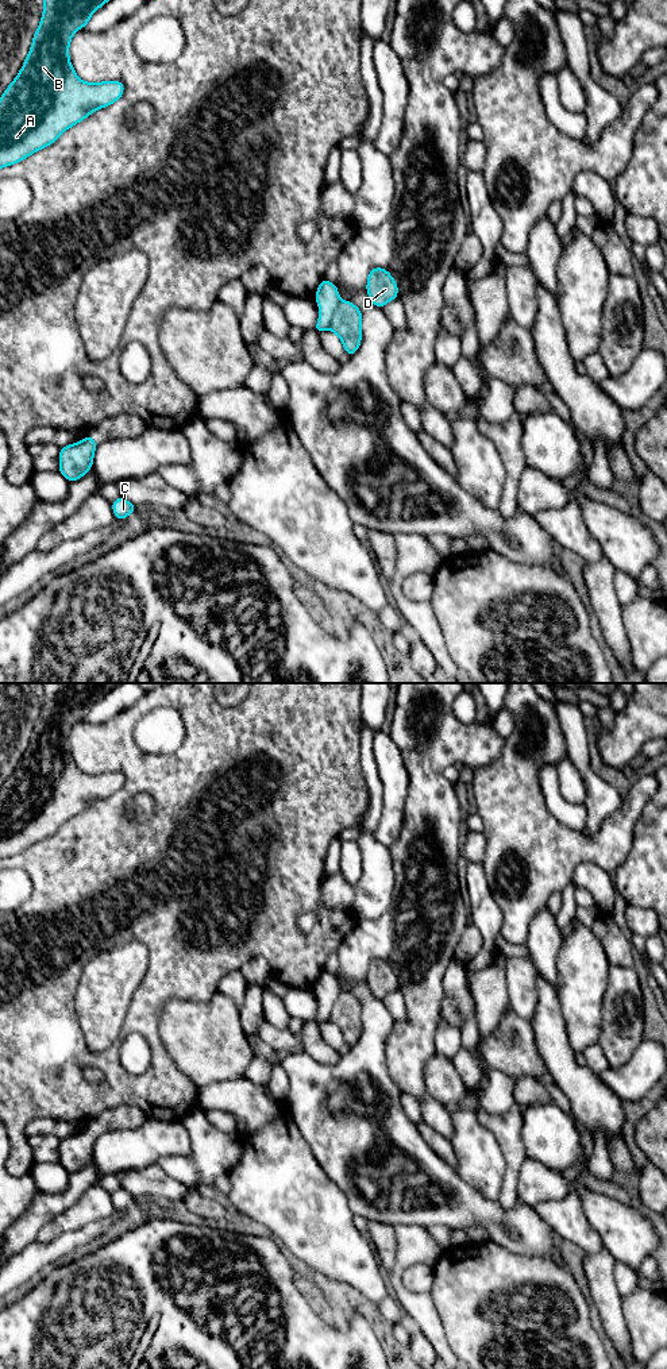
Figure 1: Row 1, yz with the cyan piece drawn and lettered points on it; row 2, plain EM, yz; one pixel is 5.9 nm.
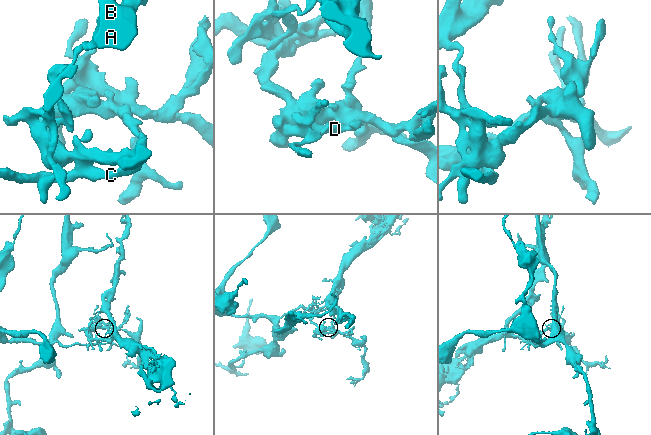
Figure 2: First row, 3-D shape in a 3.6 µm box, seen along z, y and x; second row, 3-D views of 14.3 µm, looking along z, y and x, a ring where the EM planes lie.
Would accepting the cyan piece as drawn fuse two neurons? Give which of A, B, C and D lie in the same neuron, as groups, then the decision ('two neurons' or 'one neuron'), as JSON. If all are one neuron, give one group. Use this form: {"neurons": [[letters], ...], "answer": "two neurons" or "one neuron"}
{"neurons": [["A", "B", "D"], ["C"]], "answer": "two neurons"}

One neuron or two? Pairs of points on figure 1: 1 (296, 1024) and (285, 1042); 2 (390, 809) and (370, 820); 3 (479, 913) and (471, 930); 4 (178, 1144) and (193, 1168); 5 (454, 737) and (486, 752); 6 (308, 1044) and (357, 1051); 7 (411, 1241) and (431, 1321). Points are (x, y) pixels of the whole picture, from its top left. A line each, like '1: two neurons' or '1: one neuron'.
1: two neurons
2: two neurons
3: two neurons
4: two neurons
5: one neuron
6: two neurons
7: one neuron

